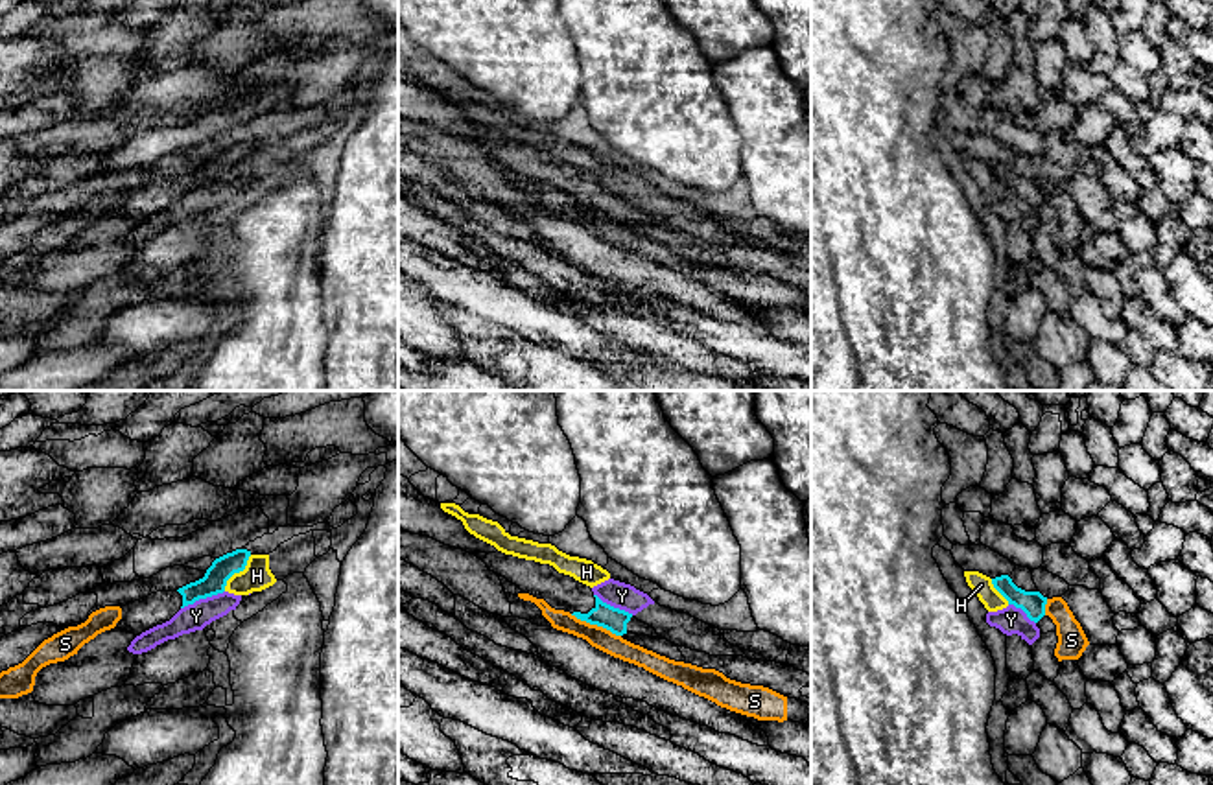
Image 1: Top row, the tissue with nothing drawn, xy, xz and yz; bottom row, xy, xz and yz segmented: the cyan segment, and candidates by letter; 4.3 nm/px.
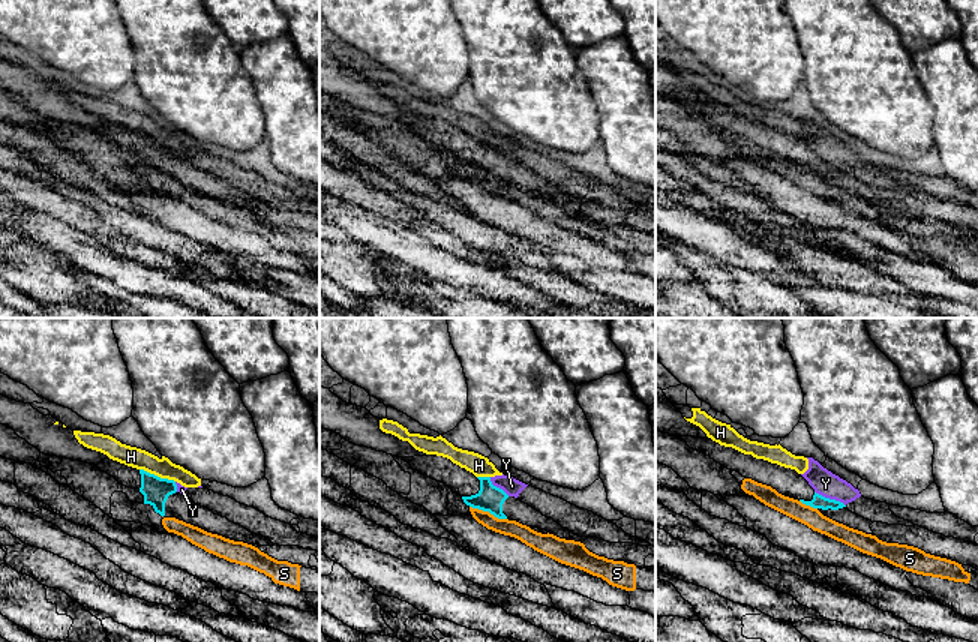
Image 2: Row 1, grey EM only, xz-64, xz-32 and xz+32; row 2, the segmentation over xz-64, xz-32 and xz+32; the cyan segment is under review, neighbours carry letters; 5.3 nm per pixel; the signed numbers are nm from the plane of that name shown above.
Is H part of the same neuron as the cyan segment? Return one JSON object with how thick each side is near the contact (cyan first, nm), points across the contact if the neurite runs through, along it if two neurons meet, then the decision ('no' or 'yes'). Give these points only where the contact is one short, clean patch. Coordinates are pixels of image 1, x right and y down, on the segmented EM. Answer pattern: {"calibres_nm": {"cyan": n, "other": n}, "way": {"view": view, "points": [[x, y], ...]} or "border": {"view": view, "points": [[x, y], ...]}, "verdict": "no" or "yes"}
{"calibres_nm": {"cyan": 110, "other": 130}, "border": {"view": "xy", "points": [[251, 555], [247, 564], [227, 581], [223, 590]]}, "verdict": "no"}

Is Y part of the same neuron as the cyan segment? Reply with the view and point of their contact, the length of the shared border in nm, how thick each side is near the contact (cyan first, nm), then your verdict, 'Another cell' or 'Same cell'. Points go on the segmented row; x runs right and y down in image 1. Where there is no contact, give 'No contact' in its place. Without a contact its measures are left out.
Touches cyan at xy (201, 597). Shared border 200 nm. Thickness 110 nm (cyan) against 120 nm. Another cell

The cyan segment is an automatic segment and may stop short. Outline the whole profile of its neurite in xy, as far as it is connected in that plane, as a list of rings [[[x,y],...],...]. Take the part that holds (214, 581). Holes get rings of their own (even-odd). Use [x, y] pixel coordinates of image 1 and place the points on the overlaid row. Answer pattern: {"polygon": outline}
{"polygon": [[[236,549],[212,562],[205,577],[175,592],[157,592],[122,608],[114,628],[135,636],[170,621],[181,608],[225,592],[227,580],[245,569],[251,551]]]}

